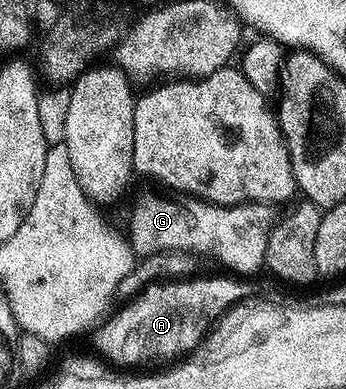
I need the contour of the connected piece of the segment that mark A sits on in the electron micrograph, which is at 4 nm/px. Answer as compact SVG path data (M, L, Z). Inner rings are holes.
M228 277L187 278L148 284L119 312L113 312L98 327L100 330L93 340L99 350L98 355L111 364L139 366L149 362L165 362L194 347L196 349L210 328L229 308L252 297L247 283Z

